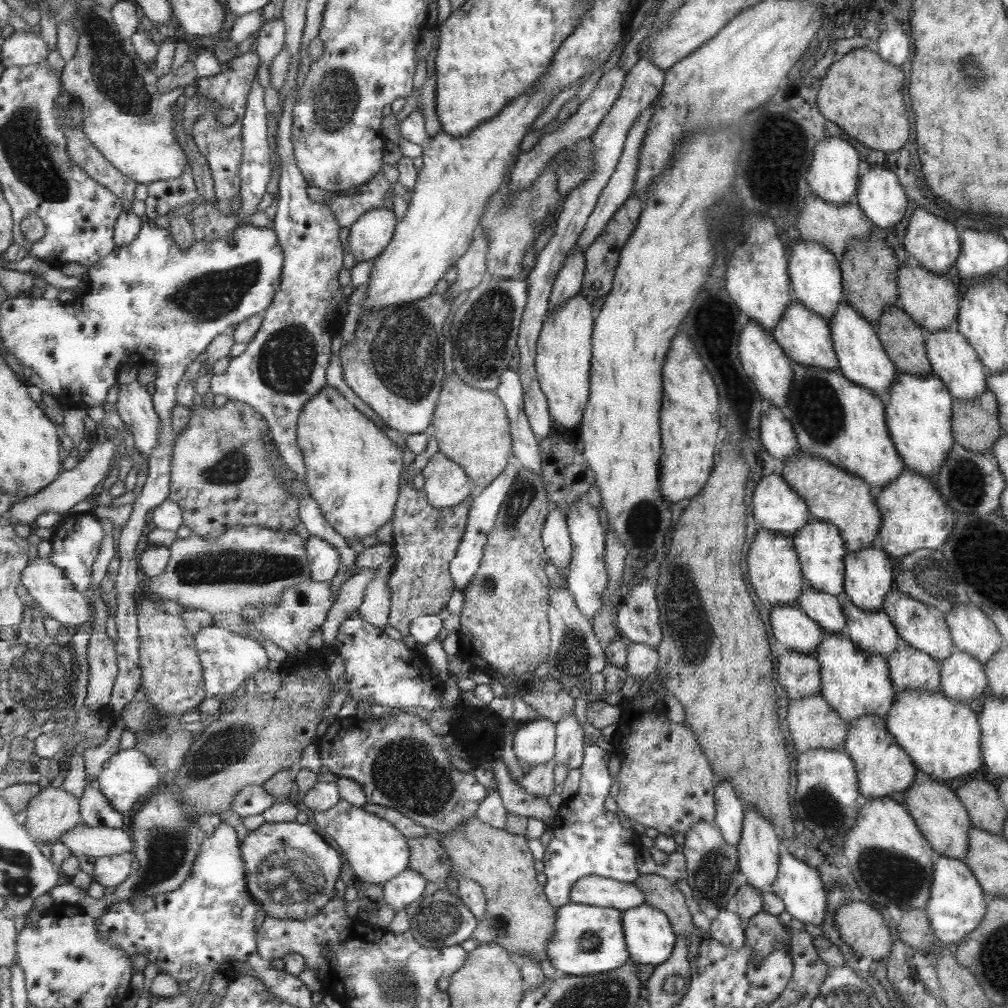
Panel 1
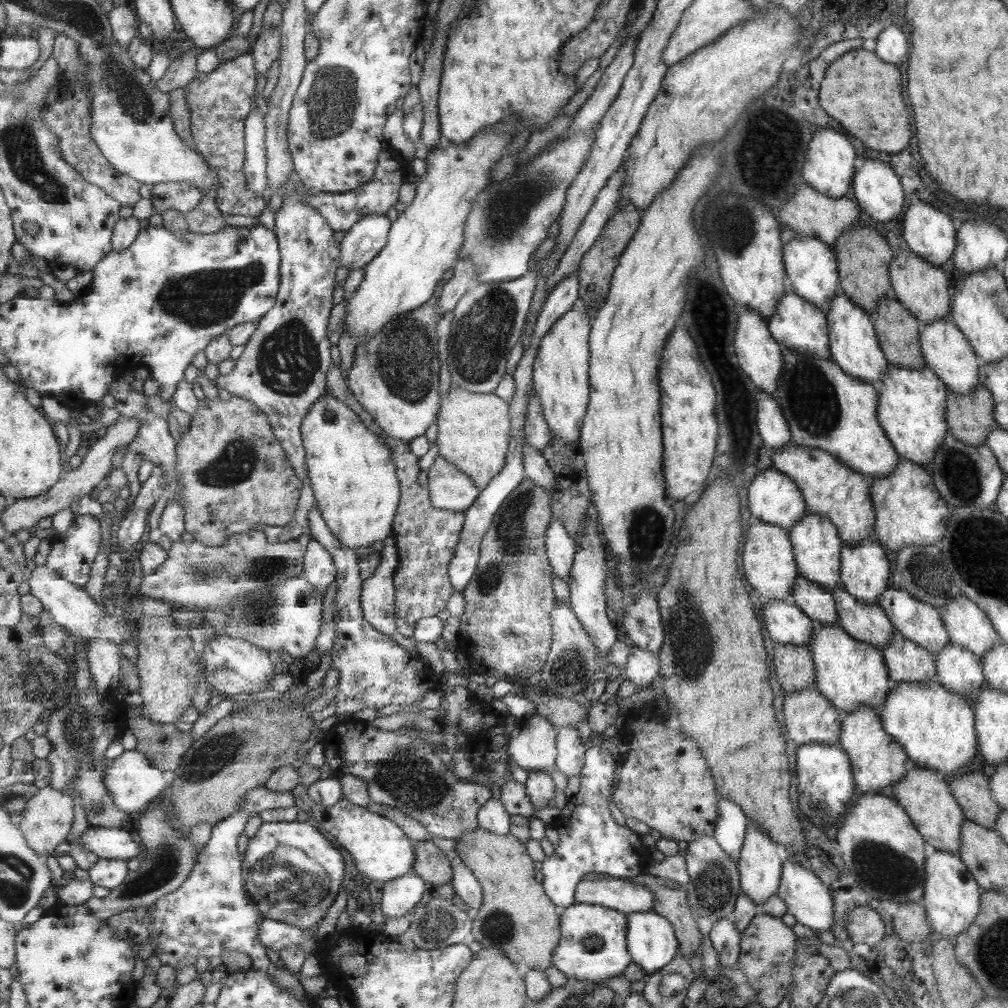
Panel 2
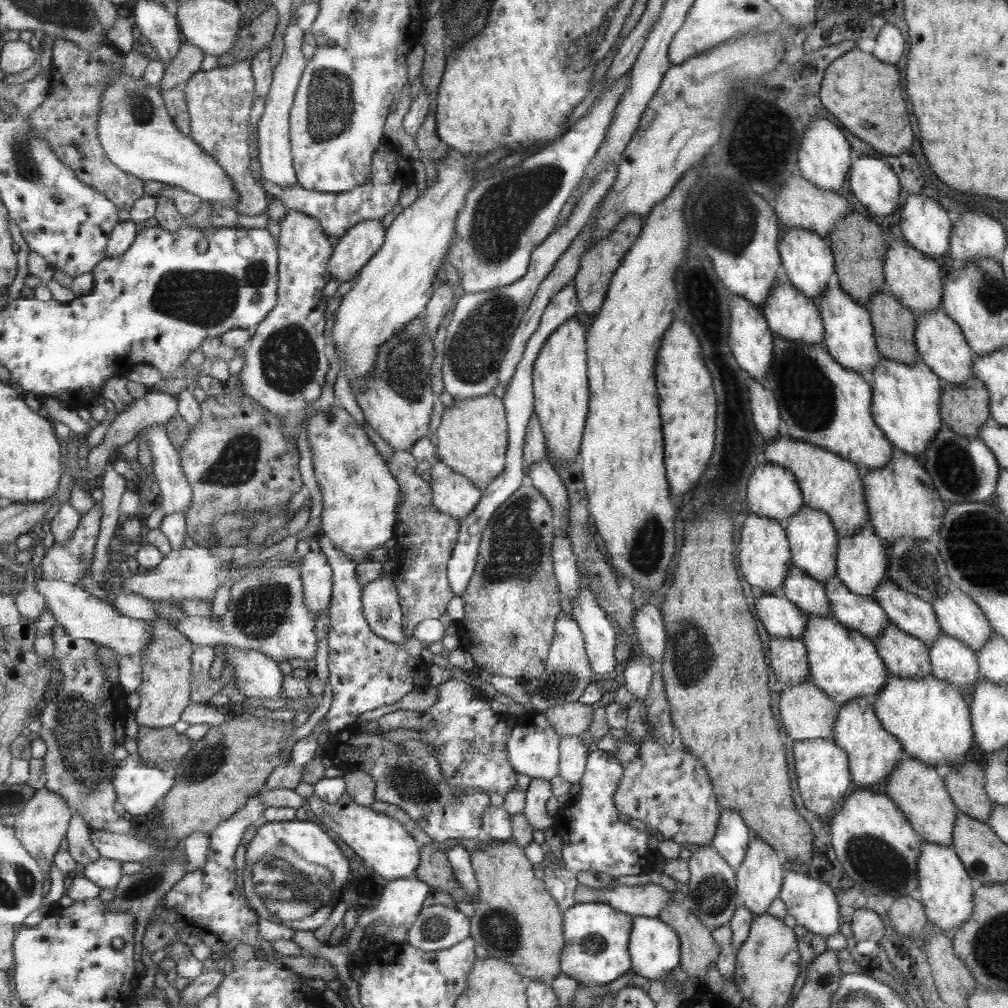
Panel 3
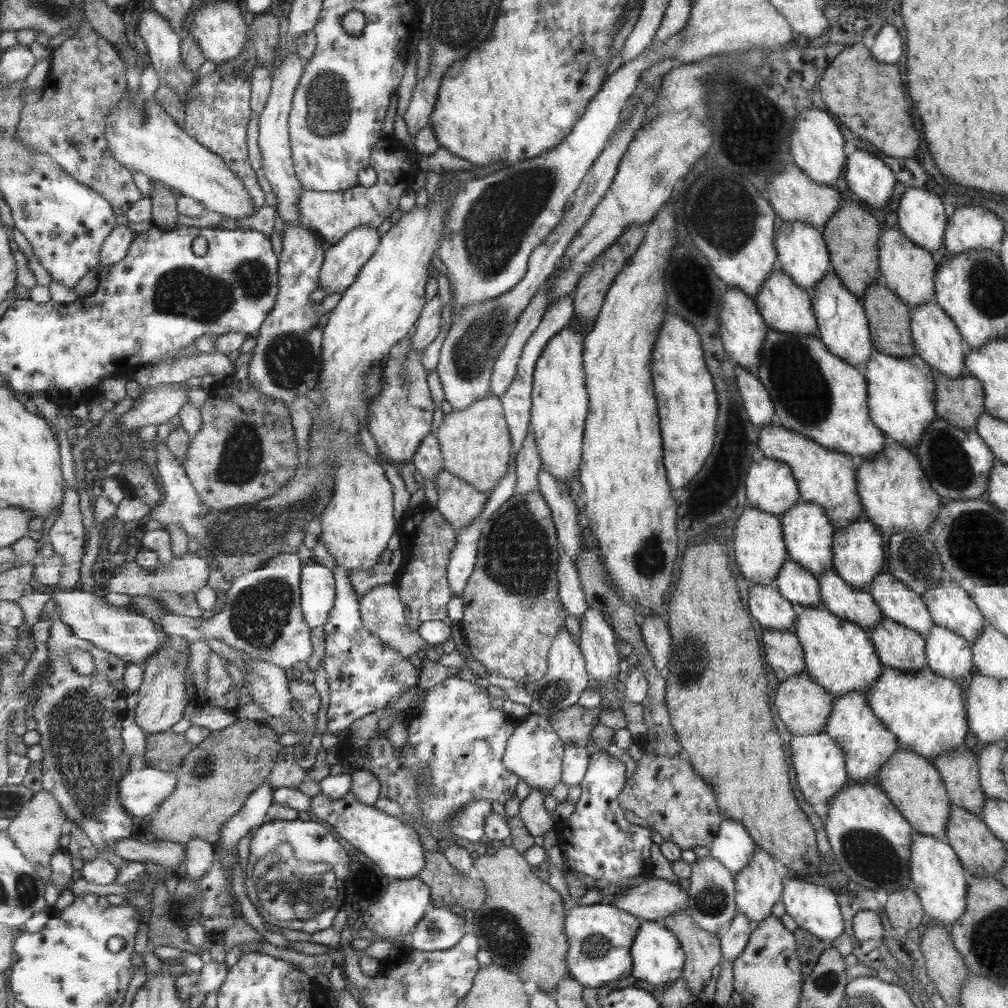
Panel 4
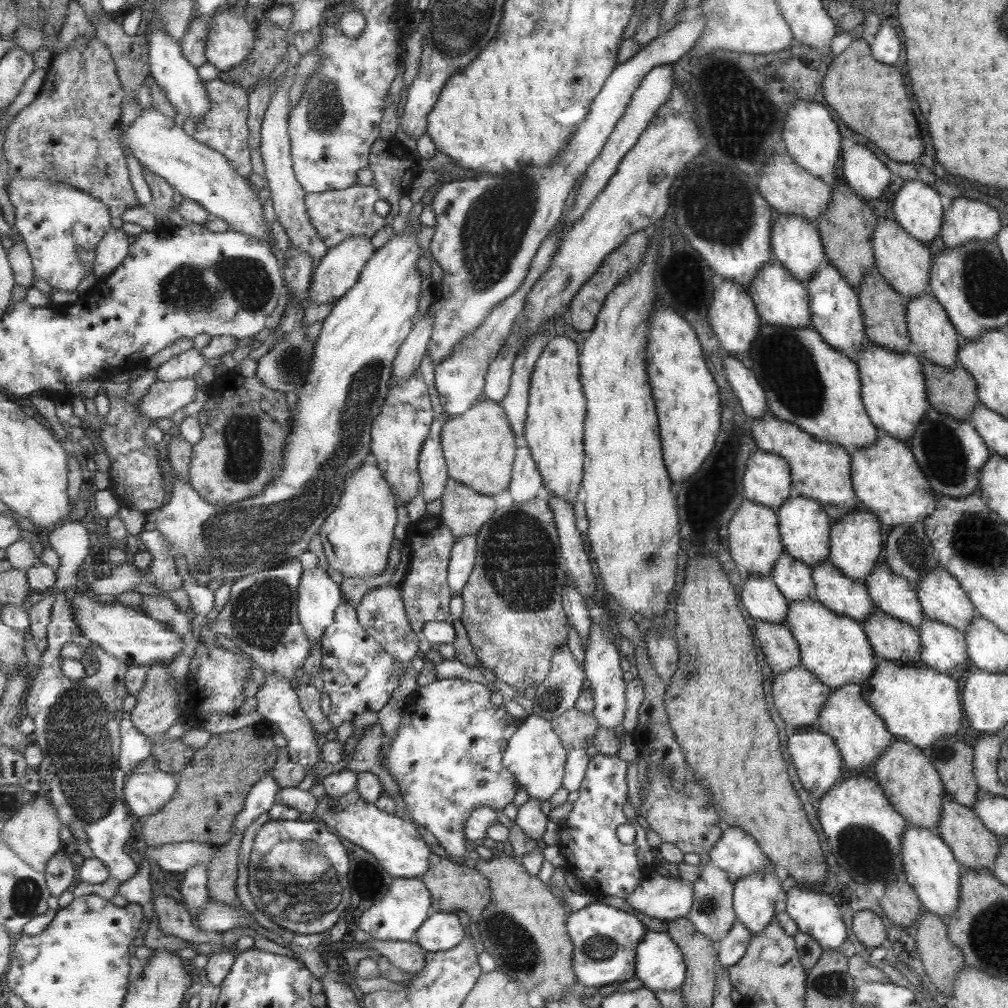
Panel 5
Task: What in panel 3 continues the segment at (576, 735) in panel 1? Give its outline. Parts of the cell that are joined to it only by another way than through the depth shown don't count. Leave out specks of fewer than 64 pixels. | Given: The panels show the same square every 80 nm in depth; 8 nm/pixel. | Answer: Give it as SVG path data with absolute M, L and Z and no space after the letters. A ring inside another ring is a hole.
M563 735L560 742L560 776L565 782L578 783L584 771L586 756L589 751L581 738L575 735Z

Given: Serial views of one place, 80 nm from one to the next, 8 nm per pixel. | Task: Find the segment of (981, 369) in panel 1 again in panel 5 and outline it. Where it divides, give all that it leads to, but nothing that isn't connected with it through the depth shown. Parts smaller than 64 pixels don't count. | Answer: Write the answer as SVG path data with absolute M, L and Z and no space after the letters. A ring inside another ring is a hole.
M922 294L917 298L909 300L907 308L908 329L910 342L913 351L929 362L936 363L937 366L953 368L958 365L957 353L959 352L960 338L956 333L956 327L948 319L944 307L936 301L930 294Z

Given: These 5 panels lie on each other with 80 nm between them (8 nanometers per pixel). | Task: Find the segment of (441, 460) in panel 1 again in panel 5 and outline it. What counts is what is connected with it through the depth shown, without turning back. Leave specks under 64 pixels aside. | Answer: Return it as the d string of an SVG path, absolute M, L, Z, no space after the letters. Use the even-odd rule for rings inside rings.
M453 477L448 478L441 500L443 523L457 539L479 534L499 510L493 495L481 494Z

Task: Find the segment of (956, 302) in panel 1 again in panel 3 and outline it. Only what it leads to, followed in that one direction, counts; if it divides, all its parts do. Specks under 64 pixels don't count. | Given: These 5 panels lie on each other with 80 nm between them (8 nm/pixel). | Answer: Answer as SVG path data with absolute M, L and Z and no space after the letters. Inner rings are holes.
M904 239L893 240L884 256L884 284L886 291L913 311L913 314L924 314L941 308L943 281L939 264L927 260L921 251L908 245Z

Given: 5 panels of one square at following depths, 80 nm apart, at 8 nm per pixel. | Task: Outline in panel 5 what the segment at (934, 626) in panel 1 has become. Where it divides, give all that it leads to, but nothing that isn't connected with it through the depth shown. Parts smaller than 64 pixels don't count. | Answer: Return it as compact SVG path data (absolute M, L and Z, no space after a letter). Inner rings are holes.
M878 563L863 583L878 610L917 630L920 628L925 616L916 591L907 579L896 575L888 564Z

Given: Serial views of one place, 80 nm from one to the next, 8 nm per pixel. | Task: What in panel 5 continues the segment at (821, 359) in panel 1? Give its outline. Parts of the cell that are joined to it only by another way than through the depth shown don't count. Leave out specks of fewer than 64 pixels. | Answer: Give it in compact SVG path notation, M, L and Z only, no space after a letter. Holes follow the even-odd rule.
M774 258L773 262L766 262L746 290L755 303L761 324L790 326L791 328L811 326L812 306L810 306L810 300L807 298L807 287L777 259Z

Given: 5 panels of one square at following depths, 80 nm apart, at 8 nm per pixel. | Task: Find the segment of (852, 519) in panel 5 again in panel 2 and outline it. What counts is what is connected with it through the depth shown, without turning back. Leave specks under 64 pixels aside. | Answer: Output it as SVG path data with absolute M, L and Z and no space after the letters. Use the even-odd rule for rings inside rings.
M872 536L865 538L859 545L849 547L843 544L840 549L840 585L861 604L875 605L878 597L884 593L889 582L889 560Z

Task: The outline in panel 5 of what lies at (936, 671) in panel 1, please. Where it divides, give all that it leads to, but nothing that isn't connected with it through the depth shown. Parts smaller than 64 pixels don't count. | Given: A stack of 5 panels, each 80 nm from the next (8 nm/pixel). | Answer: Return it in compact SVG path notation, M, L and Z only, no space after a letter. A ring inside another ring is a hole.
M878 609L860 625L877 659L905 665L919 662L920 640L916 628Z

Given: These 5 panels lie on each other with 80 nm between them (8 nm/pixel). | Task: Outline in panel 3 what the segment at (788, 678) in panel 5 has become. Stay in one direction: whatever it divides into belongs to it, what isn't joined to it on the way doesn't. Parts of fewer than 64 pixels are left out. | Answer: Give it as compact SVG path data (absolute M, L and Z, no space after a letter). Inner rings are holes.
M809 682L797 686L781 687L779 712L783 718L783 726L791 740L807 740L815 738L831 738L839 706L824 693L820 687Z

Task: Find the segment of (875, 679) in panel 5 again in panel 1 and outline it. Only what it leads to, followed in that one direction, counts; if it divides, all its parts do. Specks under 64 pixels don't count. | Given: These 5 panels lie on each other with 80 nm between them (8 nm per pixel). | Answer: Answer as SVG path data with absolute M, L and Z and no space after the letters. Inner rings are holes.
M906 690L897 693L892 709L883 721L889 734L912 758L922 776L953 780L981 768L981 729L977 710L952 702L940 691Z

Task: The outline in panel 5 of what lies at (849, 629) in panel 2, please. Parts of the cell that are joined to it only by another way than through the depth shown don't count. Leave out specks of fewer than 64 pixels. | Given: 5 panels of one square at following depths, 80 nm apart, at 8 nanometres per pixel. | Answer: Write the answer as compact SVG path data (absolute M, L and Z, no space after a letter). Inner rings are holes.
M826 559L811 568L812 580L815 583L813 598L822 603L837 615L845 615L855 619L858 623L867 620L877 608L868 594L867 587L861 581L853 581L843 574L839 568L833 566Z

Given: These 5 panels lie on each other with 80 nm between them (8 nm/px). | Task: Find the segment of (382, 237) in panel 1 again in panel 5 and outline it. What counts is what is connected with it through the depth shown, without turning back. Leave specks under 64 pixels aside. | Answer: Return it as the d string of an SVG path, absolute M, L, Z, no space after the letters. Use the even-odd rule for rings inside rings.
M352 236L343 239L337 246L330 248L322 258L314 272L314 283L310 288L309 296L311 305L325 306L325 304L336 304L341 297L349 292L360 280L365 266L376 253L376 248L371 242L371 237Z

